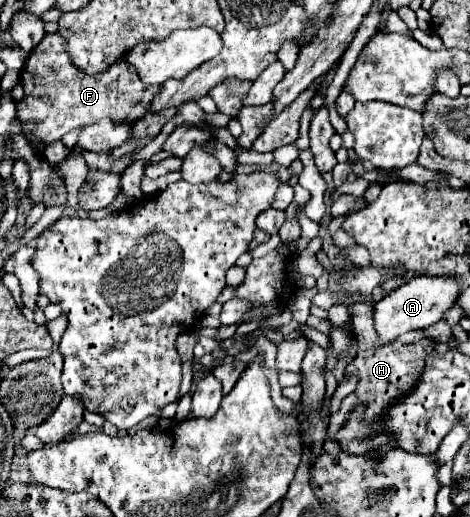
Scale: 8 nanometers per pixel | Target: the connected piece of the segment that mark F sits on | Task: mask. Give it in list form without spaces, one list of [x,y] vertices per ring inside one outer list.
[[[59,32],[47,34],[29,54],[25,66],[21,68],[21,84],[25,96],[17,102],[17,118],[21,124],[33,122],[35,126],[29,134],[43,144],[57,142],[67,132],[93,124],[99,118],[129,118],[127,122],[135,124],[147,114],[153,96],[159,92],[159,86],[147,86],[139,74],[135,74],[135,66],[131,66],[125,58],[119,58],[119,62],[113,62],[107,70],[95,76],[83,74],[83,70],[77,70],[71,62],[67,42],[63,42]]]

